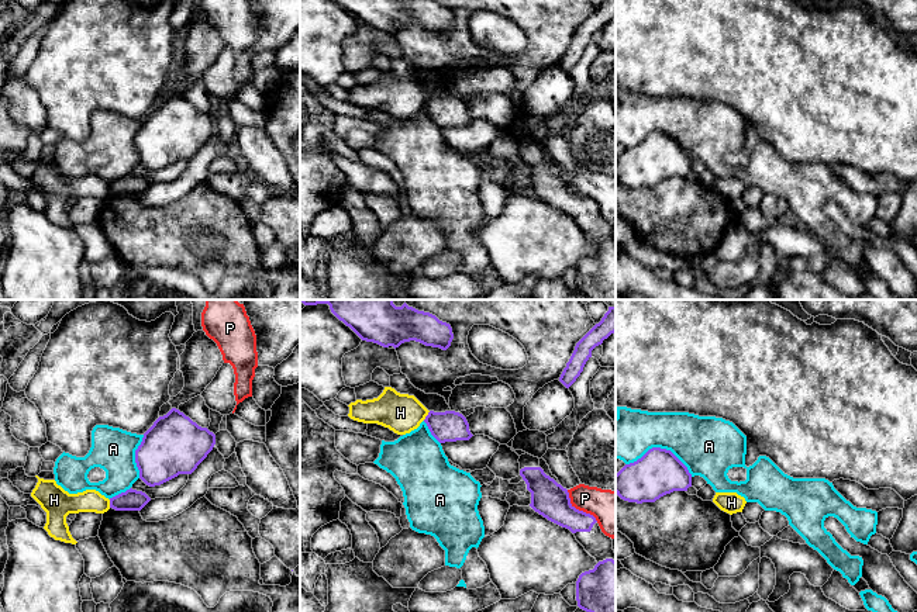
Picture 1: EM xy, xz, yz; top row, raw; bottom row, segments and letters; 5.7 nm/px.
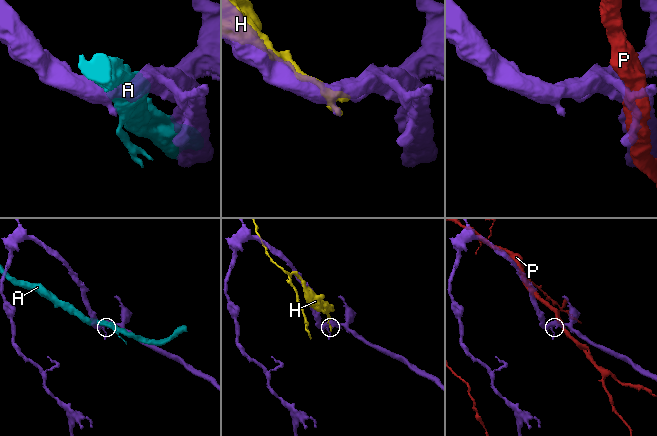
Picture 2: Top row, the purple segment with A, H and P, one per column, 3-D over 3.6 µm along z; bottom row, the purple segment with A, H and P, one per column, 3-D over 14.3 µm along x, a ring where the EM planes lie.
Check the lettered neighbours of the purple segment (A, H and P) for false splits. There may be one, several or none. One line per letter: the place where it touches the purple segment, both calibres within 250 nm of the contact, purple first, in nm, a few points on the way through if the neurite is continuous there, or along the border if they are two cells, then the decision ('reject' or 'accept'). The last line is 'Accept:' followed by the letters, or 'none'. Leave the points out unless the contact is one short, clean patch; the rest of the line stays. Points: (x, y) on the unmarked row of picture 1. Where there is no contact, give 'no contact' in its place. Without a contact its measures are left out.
A: meets purple in yz at (659, 132); 260 nm thick on the purple side, 320 nm on the other; reject
H: meets purple in xz at (427, 100); 180 nm thick on the purple side, 220 nm on the other; border along xz (430, 96), (423, 104); reject
P: meets purple in xz at (578, 194); 200 nm thick on the purple side, 240 nm on the other; reject
Accept: none

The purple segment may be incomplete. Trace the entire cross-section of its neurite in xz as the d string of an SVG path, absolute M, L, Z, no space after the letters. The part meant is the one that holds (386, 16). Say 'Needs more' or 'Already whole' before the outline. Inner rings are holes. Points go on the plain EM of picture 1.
Already whole. M335 0L362 25L383 32L399 32L416 25L425 31L447 35L454 24L449 8L435 0Z

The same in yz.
Already whole. M649 134L641 144L616 159L616 179L628 187L655 187L673 176L687 176L692 159L670 136Z

